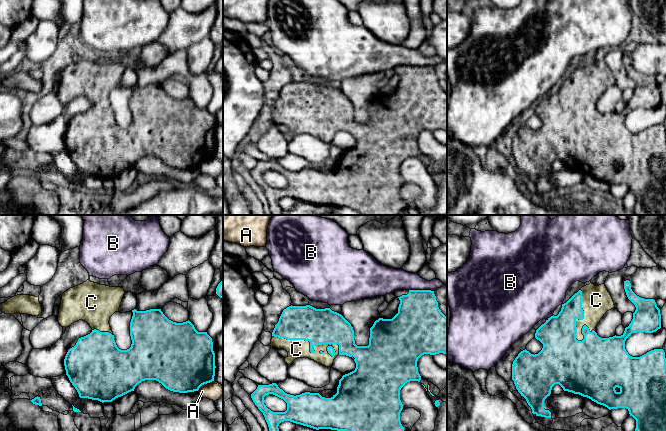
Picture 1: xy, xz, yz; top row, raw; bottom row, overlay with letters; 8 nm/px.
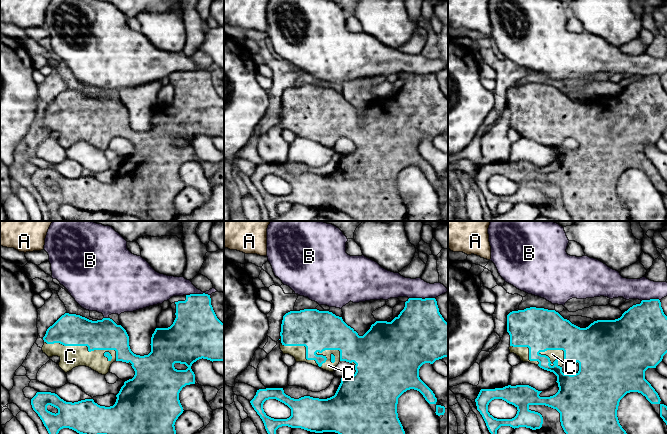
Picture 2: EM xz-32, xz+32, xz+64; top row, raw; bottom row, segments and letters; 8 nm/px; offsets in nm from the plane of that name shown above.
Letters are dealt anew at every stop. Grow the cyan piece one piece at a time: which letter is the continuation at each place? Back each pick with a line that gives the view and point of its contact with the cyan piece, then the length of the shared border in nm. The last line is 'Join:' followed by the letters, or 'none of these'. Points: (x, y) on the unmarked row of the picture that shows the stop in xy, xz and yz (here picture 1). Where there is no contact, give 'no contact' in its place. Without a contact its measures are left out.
C: meets cyan in xz at (310, 125); contact 550 nm long
Join: C

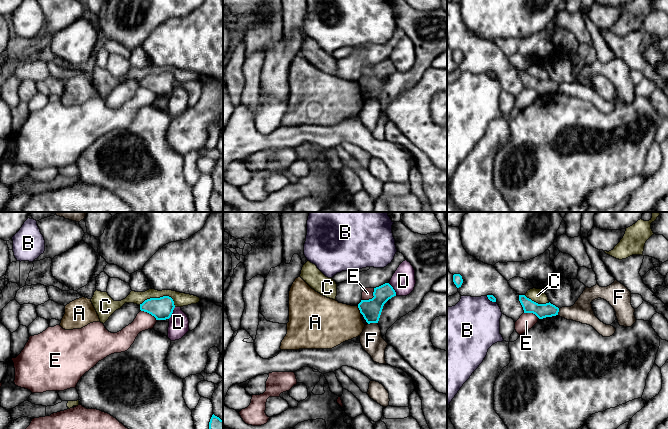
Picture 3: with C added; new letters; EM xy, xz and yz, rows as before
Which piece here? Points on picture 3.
Join: none of these

